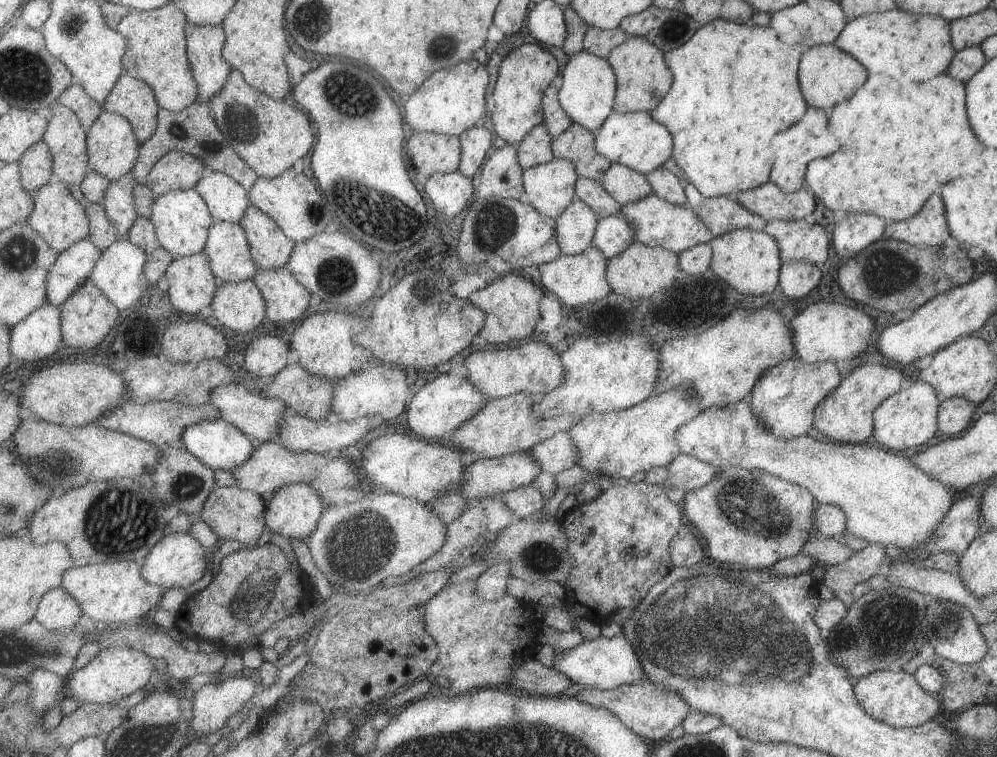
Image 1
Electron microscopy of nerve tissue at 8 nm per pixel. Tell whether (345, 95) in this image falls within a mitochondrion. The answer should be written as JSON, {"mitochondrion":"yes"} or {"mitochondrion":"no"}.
{"mitochondrion":"yes"}

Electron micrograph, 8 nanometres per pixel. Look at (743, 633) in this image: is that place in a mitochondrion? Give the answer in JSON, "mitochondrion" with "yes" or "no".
{"mitochondrion":"yes"}

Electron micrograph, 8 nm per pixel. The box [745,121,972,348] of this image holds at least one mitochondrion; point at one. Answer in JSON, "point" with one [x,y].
{"point":[880,283]}

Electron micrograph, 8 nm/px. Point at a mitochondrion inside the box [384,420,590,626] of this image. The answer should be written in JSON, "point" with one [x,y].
{"point":[543,558]}

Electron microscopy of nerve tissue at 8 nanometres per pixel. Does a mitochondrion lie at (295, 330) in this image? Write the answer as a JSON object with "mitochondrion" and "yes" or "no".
{"mitochondrion":"no"}

